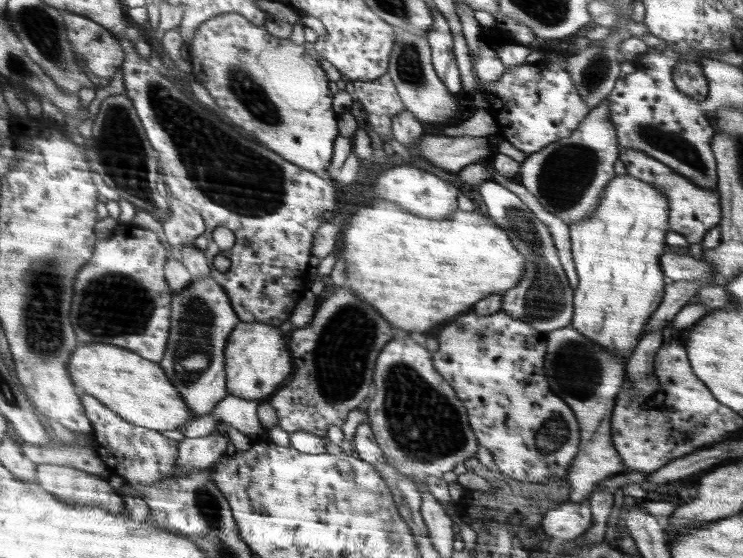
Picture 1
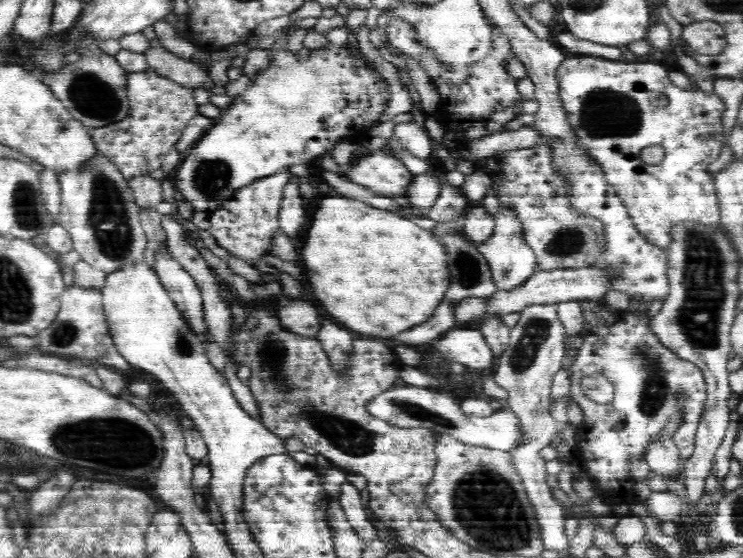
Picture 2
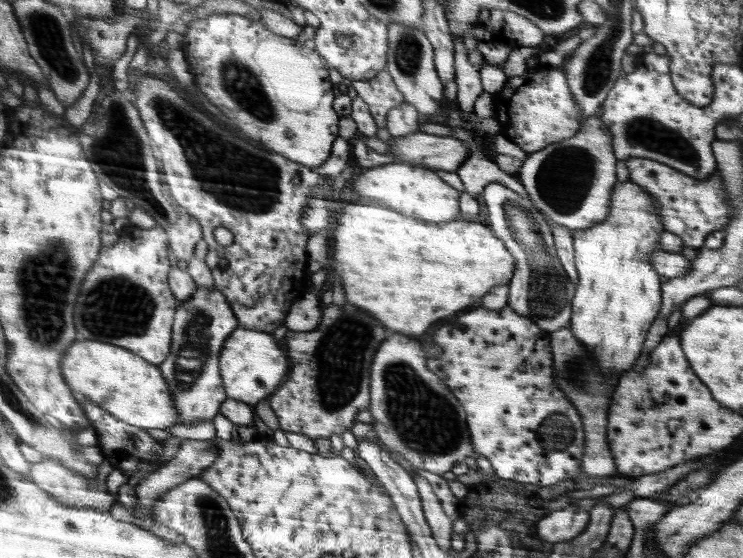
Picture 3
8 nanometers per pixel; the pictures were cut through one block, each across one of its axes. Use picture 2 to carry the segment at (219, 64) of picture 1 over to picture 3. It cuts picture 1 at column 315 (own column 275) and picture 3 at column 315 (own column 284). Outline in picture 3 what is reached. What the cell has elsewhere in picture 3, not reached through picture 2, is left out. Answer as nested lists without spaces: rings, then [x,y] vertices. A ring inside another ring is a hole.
[[[215,14],[215,16],[207,16],[207,20],[197,20],[195,24],[191,24],[191,28],[187,28],[187,32],[183,34],[183,44],[181,44],[181,50],[187,54],[187,64],[191,68],[191,74],[195,78],[195,86],[199,88],[199,92],[211,102],[215,104],[223,114],[227,114],[231,120],[235,120],[235,124],[249,136],[253,136],[255,140],[261,140],[269,150],[277,152],[277,154],[283,154],[285,158],[297,162],[297,164],[305,164],[313,170],[321,168],[329,156],[331,156],[331,150],[333,150],[333,142],[337,138],[341,138],[341,116],[335,112],[335,94],[333,94],[333,82],[331,82],[331,70],[327,68],[327,60],[317,54],[315,50],[309,50],[303,46],[303,40],[297,40],[297,38],[287,38],[287,36],[281,36],[281,34],[275,34],[273,30],[267,28],[267,24],[261,20],[261,22],[255,22],[251,20],[249,16],[241,16],[241,14]]]

